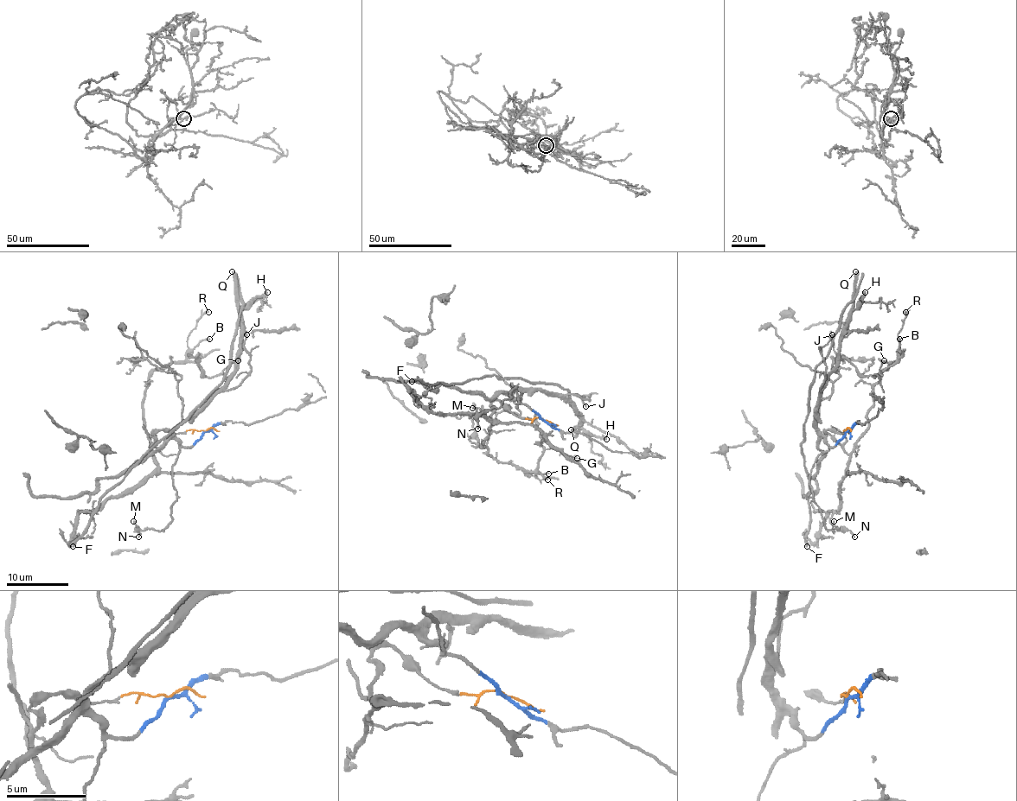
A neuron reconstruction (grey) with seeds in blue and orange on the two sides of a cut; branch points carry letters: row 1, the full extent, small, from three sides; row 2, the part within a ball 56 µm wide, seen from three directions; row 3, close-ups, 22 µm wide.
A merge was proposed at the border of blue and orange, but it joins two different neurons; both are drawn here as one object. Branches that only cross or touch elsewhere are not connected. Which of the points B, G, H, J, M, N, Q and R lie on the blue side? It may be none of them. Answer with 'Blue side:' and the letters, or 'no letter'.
Blue side: H, J, M, N, Q

